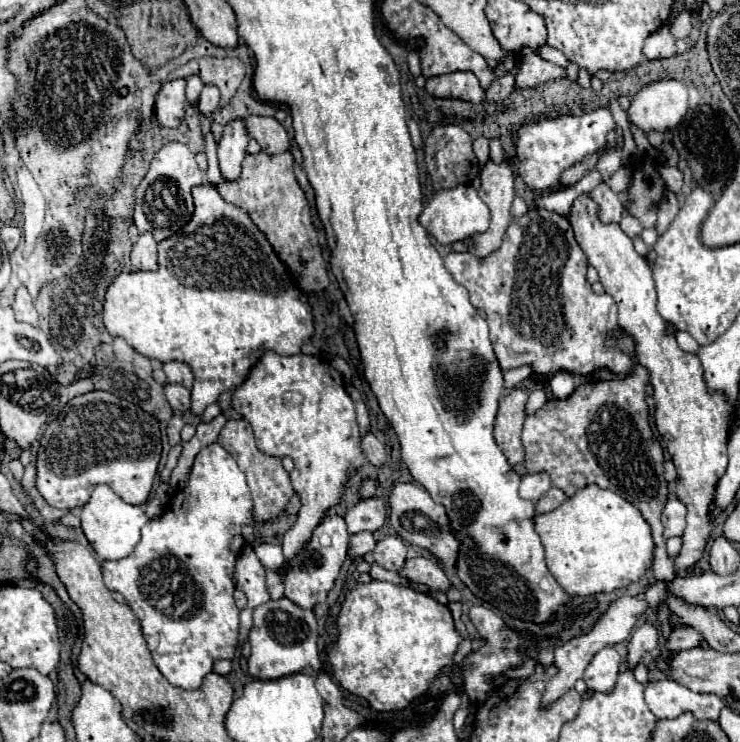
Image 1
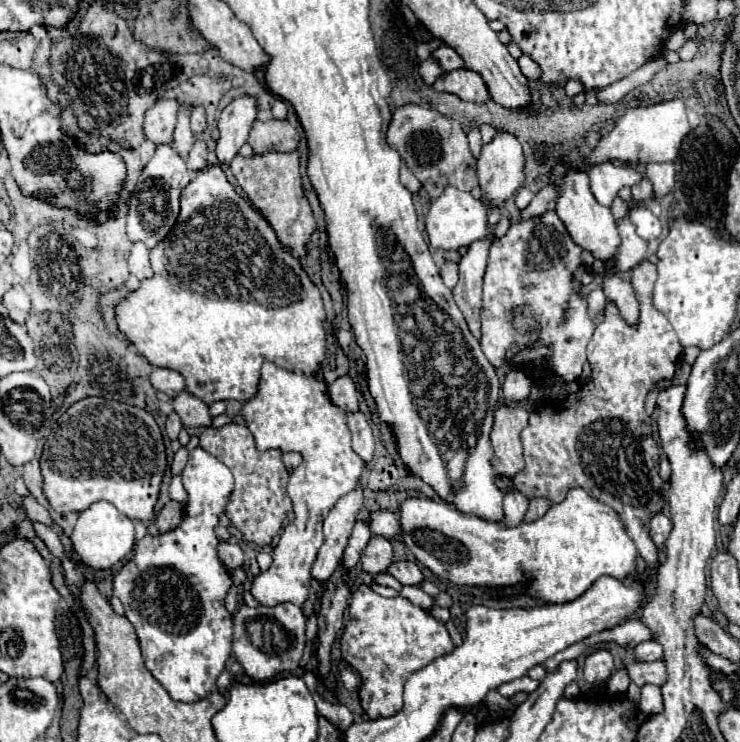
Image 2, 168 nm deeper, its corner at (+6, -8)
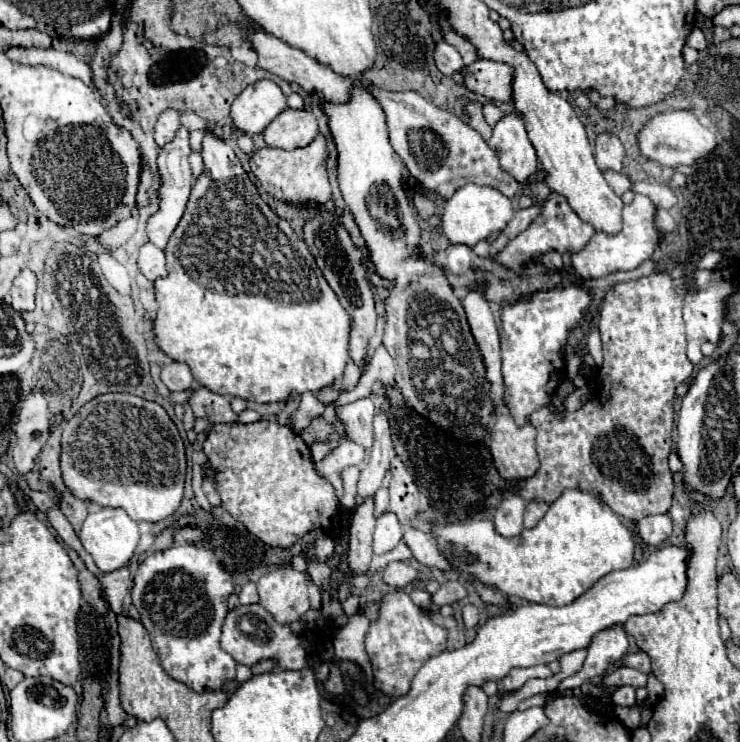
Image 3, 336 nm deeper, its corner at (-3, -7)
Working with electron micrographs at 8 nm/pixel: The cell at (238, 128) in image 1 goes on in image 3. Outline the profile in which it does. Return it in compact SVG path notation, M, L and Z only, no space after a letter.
M260 79L236 97L230 117L240 131L254 135L264 131L264 127L286 107L286 95L282 93L280 85L270 79Z

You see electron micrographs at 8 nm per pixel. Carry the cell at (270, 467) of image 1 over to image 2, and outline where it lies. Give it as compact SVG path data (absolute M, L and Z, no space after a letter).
M227 424L223 428L205 428L205 432L199 436L201 448L219 458L235 476L235 490L231 494L231 502L227 506L227 518L231 524L249 540L259 546L271 544L273 536L281 530L281 524L291 510L291 500L287 496L287 480L289 474L283 468L281 452L279 450L267 450L259 452L255 448L253 436L243 424Z

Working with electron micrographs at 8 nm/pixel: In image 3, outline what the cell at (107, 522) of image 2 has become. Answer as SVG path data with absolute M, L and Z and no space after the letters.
M102 507L102 509L90 513L80 531L80 541L82 541L84 549L92 555L94 563L104 573L126 567L138 547L138 539L140 539L138 523L132 521L124 509L114 509L114 507Z

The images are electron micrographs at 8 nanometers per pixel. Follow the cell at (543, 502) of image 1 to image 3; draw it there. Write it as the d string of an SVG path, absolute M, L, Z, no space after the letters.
M530 501L526 505L526 513L524 513L524 527L532 529L544 517L546 511L548 511L548 503L544 503L544 501Z

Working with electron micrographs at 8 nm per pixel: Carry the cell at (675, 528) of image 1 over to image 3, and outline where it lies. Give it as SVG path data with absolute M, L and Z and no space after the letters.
M650 515L636 523L638 533L646 545L662 545L672 533L672 521L668 515Z

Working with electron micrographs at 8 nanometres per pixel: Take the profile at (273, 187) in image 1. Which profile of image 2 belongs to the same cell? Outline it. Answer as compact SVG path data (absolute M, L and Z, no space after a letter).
M271 152L265 156L235 156L231 162L231 172L237 178L243 192L249 196L253 208L257 208L263 218L275 230L279 242L295 256L305 258L311 244L311 234L315 232L315 218L311 214L311 206L303 196L301 174L299 174L299 156L297 152Z

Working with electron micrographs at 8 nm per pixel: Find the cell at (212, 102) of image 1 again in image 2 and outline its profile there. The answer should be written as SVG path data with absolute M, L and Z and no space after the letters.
M195 106L193 114L191 114L191 130L193 130L195 134L203 134L205 128L207 128L205 110L203 110L203 106Z

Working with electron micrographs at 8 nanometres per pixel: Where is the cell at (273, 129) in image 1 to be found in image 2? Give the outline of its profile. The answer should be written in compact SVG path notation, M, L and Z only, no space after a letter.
M255 120L249 132L249 144L255 154L293 152L299 142L299 132L287 120Z

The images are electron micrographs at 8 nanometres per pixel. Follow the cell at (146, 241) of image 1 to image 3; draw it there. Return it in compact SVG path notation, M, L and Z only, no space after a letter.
M146 243L140 249L140 257L138 257L138 267L144 273L146 279L156 281L158 277L166 277L166 267L164 267L166 259L164 259L164 251L158 249L154 243Z

